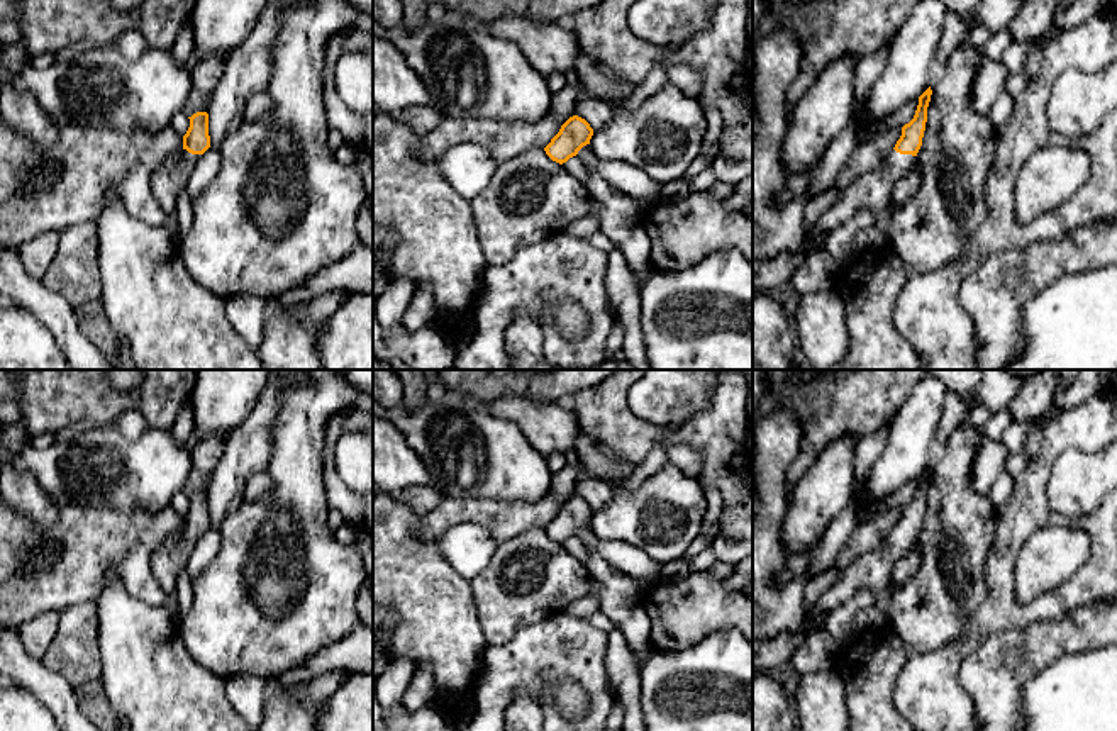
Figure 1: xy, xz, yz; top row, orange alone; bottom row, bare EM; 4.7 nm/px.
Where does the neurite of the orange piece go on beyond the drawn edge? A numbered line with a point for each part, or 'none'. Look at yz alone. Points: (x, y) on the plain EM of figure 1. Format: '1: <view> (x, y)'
1: yz (873, 569)

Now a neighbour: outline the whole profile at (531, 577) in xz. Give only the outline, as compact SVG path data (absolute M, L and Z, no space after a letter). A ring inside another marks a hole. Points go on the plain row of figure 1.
M531 527L498 544L488 566L470 582L486 645L507 645L520 626L561 614L568 604L588 597L592 582L583 561L553 541L542 527Z

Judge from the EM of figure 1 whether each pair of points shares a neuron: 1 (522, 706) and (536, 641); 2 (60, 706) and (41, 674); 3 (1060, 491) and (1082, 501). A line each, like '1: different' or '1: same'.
1: different
2: same
3: same

